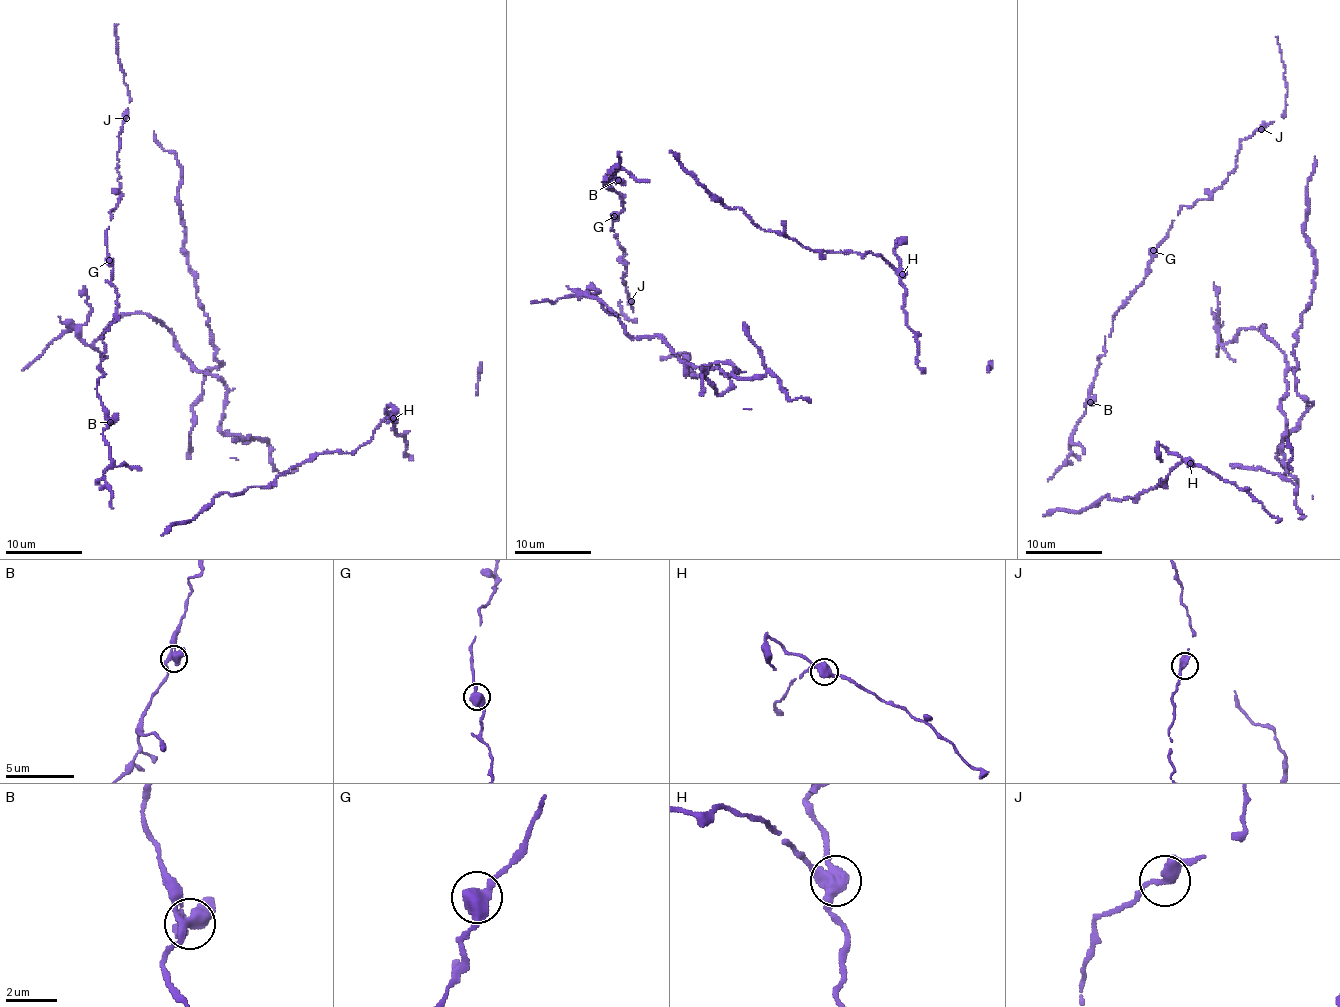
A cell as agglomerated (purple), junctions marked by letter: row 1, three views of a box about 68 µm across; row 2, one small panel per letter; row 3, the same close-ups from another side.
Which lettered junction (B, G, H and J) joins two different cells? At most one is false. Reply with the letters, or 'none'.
H

